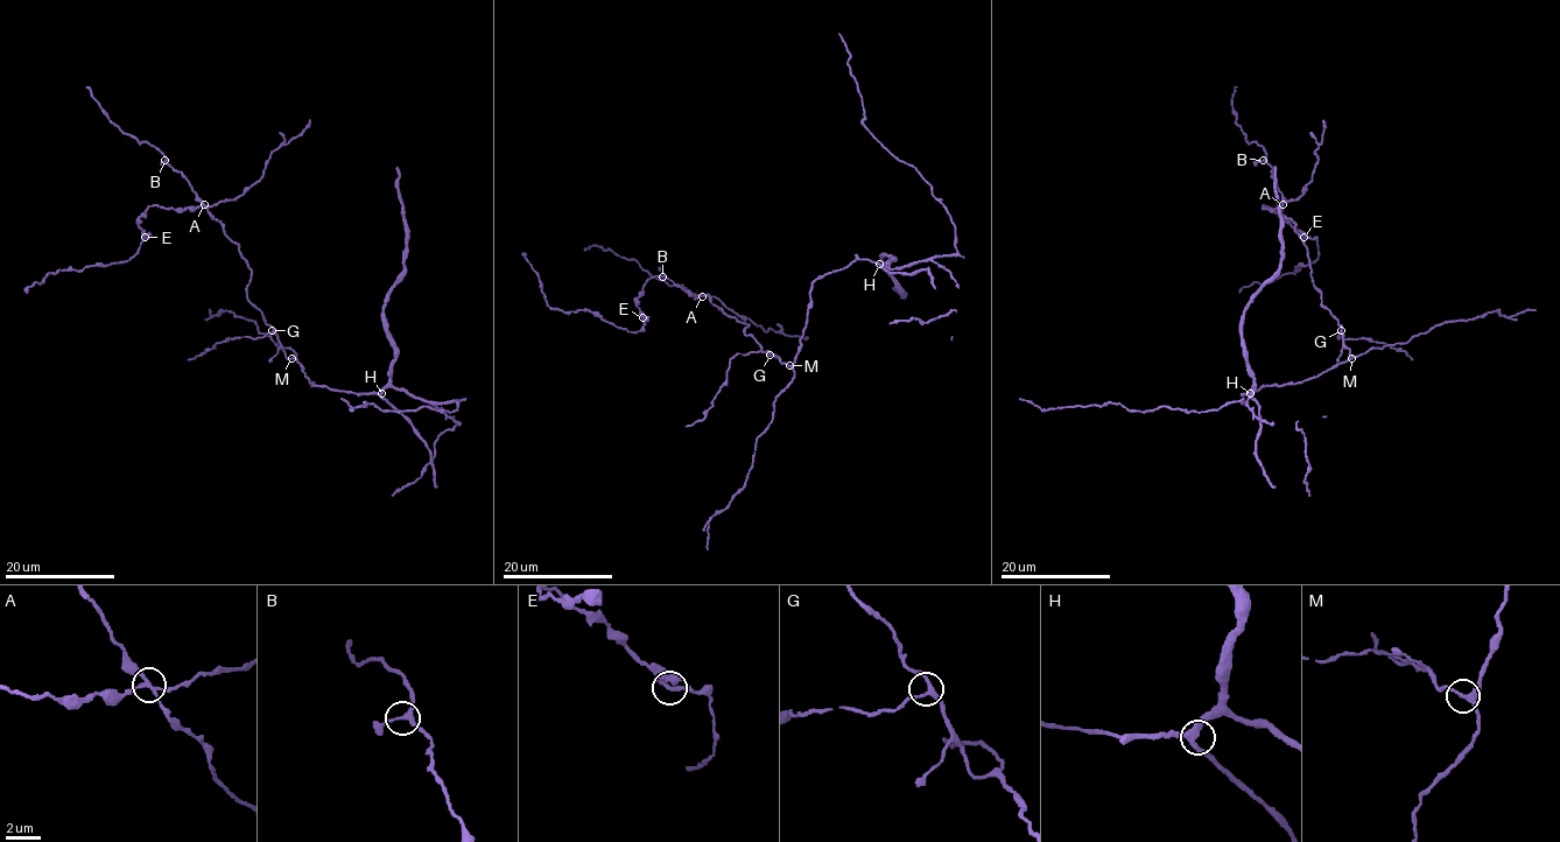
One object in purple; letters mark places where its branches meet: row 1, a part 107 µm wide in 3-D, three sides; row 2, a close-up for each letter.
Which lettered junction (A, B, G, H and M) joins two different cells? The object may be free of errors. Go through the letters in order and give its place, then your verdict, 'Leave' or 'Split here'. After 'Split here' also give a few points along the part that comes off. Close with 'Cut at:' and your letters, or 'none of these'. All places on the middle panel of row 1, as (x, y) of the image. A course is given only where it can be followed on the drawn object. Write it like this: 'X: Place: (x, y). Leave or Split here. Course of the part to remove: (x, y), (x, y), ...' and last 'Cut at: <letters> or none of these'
A: Place: (702, 296). Split here. Course of the part to remove: (701, 295), (652, 276), (637, 299), (643, 329), (629, 331), (589, 310), (550, 308), (525, 253)
B: Place: (662, 276). Leave
G: Place: (770, 355). Leave
H: Place: (879, 264). Leave
M: Place: (789, 365). Leave
Cut at: A

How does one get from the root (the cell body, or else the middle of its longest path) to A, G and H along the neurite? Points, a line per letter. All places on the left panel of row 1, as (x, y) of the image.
A: (296, 360), (286, 357), (278, 335), (248, 300), (252, 268), (239, 247), (203, 204)
G: (296, 360), (286, 357), (272, 330)
H: (296, 360), (311, 385), (356, 393), (381, 393)

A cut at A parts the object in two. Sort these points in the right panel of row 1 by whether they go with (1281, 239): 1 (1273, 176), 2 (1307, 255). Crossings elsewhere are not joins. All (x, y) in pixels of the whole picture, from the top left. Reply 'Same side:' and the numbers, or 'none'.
Same side: 1, 2

